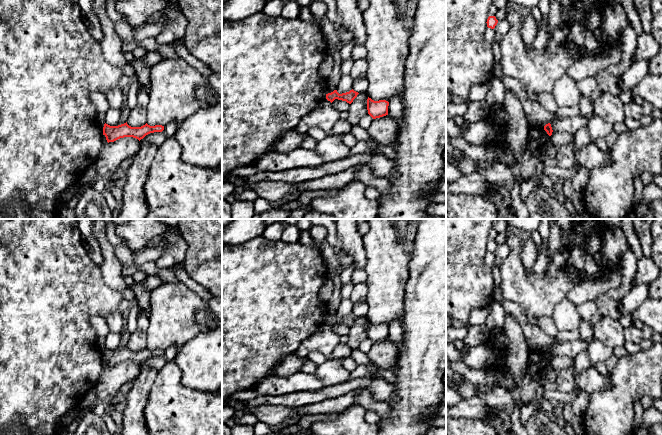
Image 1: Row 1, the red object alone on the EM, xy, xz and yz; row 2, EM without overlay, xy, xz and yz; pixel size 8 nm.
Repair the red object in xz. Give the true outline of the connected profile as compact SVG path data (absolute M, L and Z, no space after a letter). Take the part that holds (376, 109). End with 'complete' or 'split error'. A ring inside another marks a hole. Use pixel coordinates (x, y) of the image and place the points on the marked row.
M368 97L367 110L368 114L373 118L380 118L388 115L389 102L386 100L374 101Z; complete

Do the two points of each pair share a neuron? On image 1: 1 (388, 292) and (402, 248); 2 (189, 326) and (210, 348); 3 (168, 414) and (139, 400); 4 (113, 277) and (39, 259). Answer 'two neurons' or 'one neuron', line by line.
1: one neuron
2: two neurons
3: two neurons
4: two neurons

